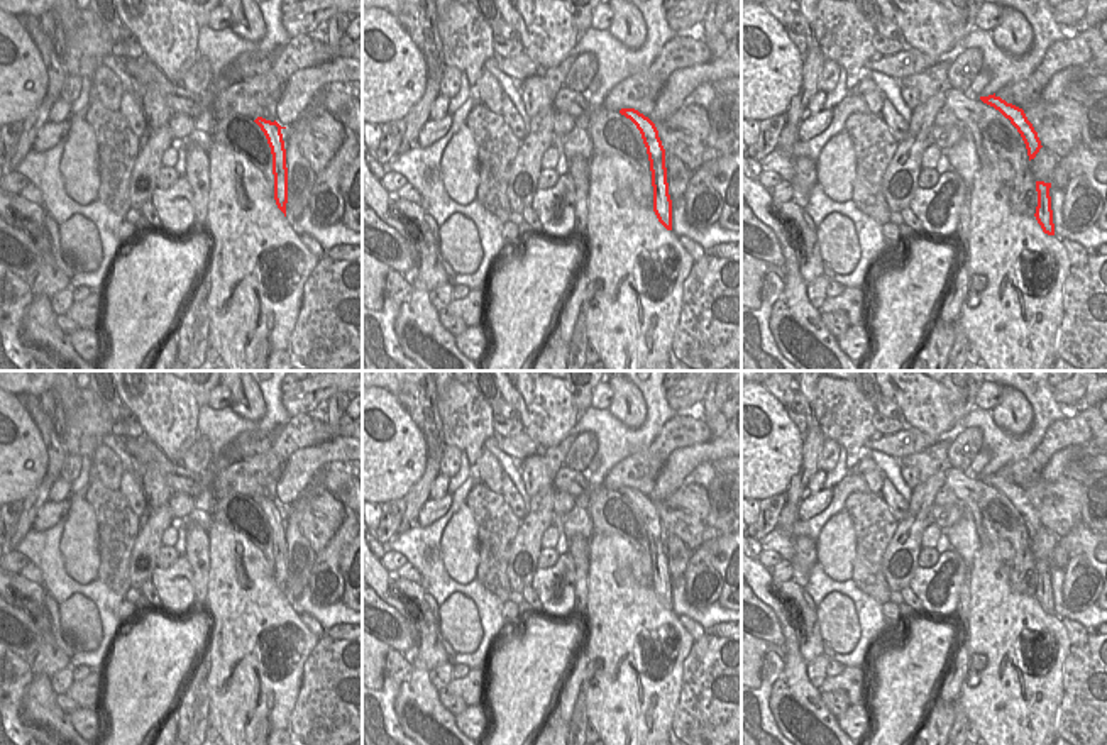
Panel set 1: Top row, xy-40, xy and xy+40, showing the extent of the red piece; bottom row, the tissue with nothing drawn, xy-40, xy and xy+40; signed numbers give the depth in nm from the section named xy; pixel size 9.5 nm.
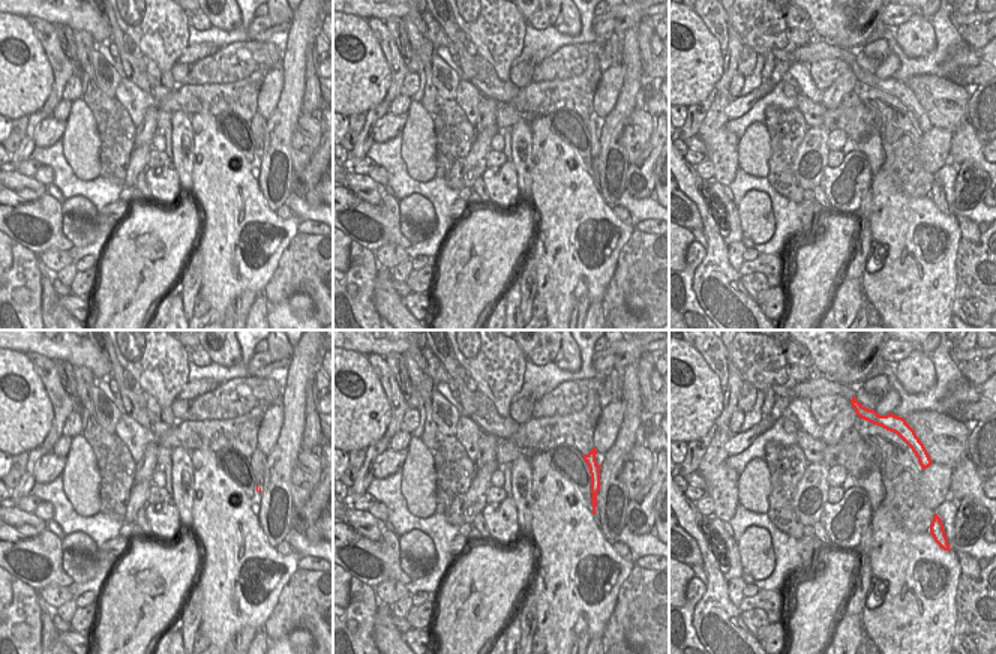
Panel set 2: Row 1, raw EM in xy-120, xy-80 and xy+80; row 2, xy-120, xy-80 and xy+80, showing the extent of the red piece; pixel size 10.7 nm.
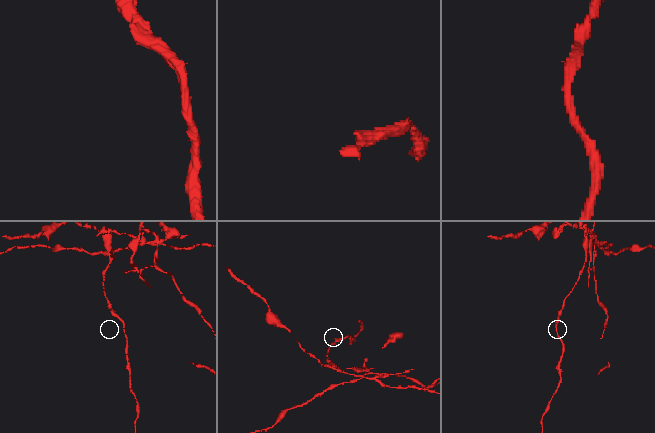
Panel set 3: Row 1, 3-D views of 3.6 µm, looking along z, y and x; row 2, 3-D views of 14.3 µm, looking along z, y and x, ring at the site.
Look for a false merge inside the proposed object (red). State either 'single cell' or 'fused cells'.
fused cells

